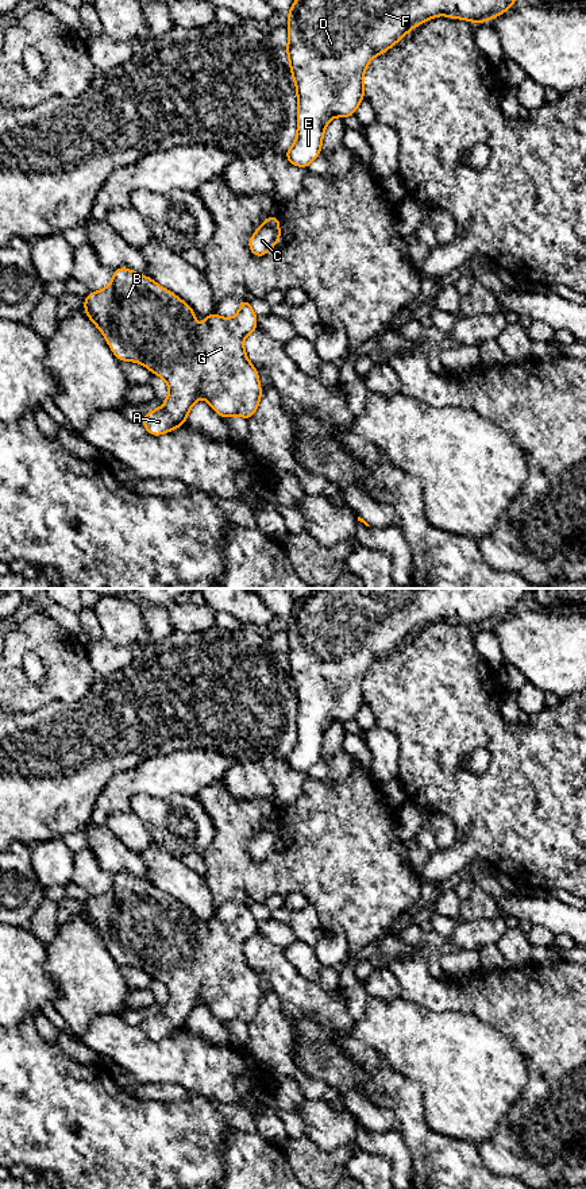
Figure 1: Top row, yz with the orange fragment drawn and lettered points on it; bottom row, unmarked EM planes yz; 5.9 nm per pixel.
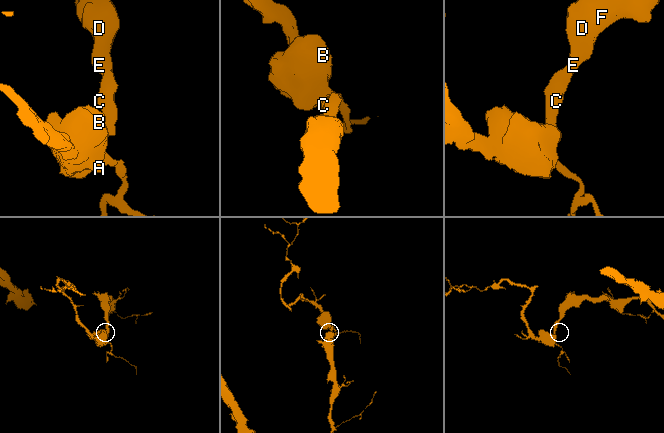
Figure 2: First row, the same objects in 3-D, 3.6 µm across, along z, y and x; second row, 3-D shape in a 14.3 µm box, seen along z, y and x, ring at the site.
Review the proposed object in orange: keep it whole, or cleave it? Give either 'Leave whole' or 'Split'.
Leave whole

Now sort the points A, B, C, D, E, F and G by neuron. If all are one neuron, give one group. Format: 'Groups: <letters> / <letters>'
Groups: A B C D E F G

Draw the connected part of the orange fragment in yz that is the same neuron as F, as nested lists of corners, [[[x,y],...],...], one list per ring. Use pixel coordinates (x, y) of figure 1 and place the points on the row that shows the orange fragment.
[[[294,0],[288,13],[289,66],[297,88],[297,138],[285,153],[289,163],[308,167],[321,153],[324,130],[334,116],[355,115],[365,97],[363,76],[369,62],[388,51],[412,28],[439,15],[473,23],[490,22],[512,9],[514,0]]]

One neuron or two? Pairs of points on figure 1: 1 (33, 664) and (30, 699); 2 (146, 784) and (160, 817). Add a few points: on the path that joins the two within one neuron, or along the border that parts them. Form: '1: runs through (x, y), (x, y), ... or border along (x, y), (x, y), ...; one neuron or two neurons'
1: border along (27, 653), (41, 663), (42, 686); two neurons
2: border along (182, 794), (134, 795), (130, 807); two neurons

